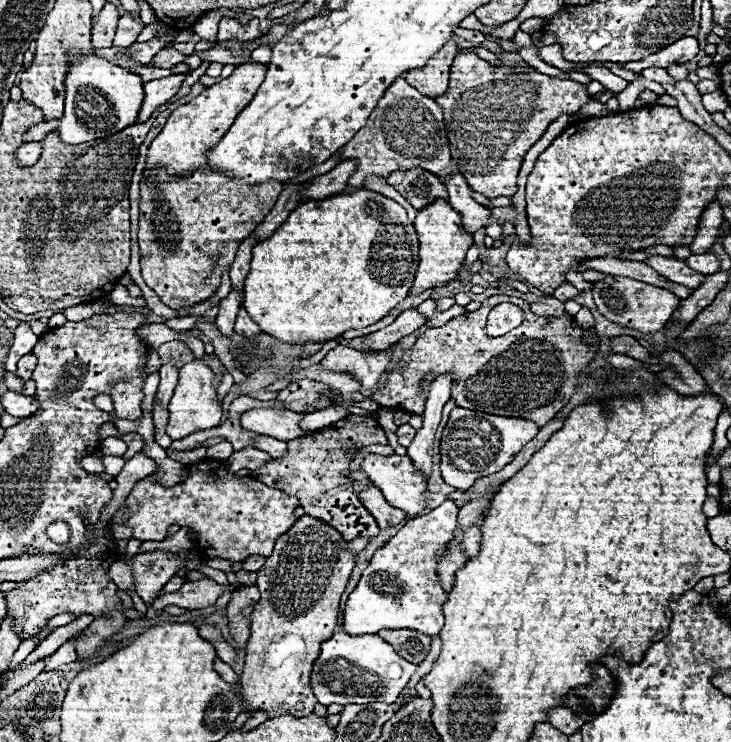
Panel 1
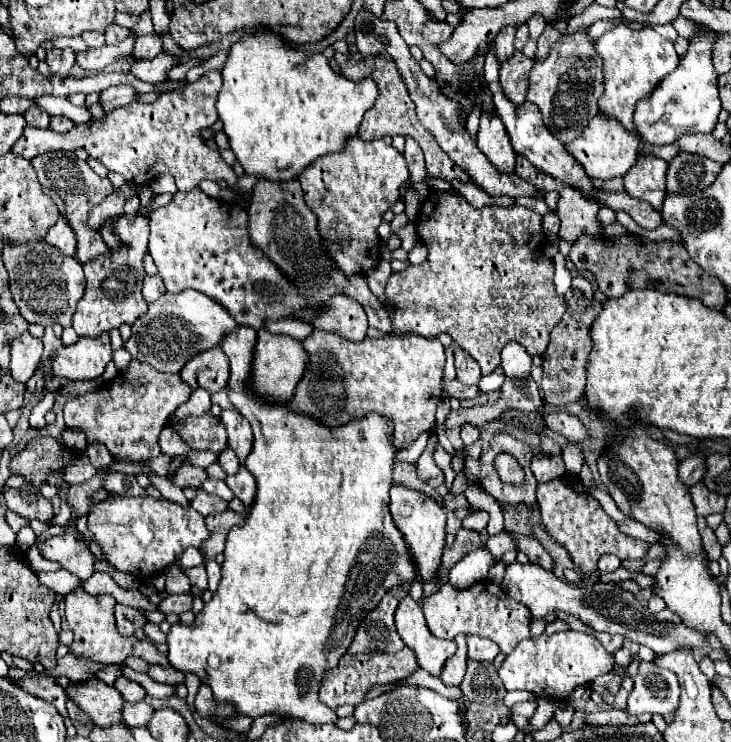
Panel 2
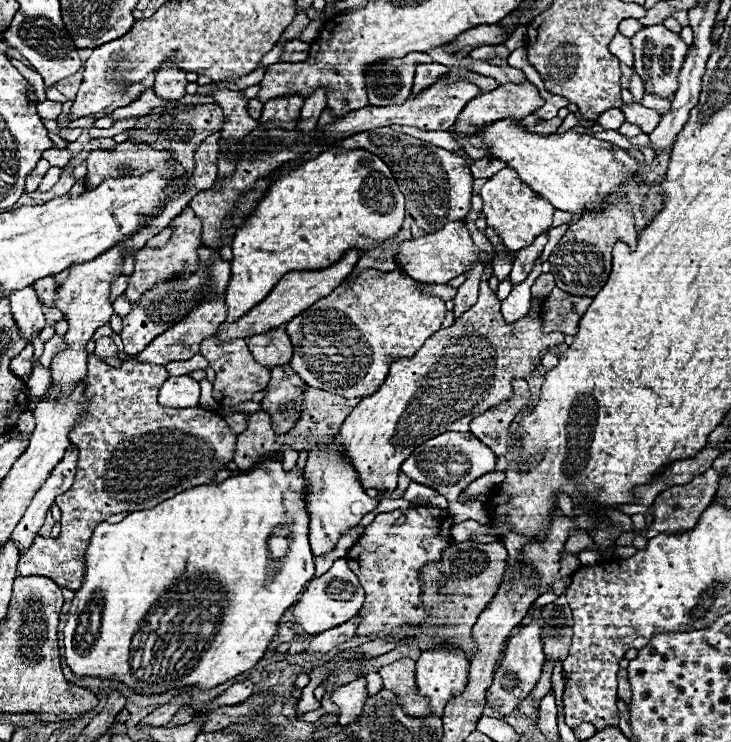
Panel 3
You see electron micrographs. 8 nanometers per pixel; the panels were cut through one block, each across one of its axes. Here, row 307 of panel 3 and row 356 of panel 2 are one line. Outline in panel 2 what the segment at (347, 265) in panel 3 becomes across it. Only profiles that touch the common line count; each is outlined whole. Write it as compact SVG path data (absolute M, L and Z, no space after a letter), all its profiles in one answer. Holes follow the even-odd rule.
M260 330L252 364L252 382L256 392L268 400L290 400L296 390L296 382L302 380L306 362L308 356L304 352L302 342L288 334L272 334L268 330Z

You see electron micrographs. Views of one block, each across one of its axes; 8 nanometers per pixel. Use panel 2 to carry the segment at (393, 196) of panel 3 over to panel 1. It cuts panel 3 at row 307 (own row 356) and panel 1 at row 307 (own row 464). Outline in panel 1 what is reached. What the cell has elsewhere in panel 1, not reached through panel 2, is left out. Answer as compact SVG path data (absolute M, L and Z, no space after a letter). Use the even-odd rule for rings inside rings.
M358 190L356 194L340 194L340 196L332 196L326 200L308 200L304 204L300 204L296 210L292 210L288 220L276 230L276 234L272 234L268 240L264 240L252 248L250 274L248 274L246 286L244 286L244 308L248 310L252 320L260 324L260 328L266 334L274 336L280 342L288 342L288 344L328 342L336 336L342 336L346 330L366 328L370 324L382 320L384 316L388 316L390 310L408 296L412 282L414 282L416 268L418 268L418 236L414 232L414 226L408 224L406 210L392 198L386 198L386 196L370 192L370 190Z

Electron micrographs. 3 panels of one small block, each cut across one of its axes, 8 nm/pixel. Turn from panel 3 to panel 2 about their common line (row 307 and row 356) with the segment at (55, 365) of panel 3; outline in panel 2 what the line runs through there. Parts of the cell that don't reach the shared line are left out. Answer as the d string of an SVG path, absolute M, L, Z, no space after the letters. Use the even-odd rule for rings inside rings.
M102 332L98 338L80 338L72 346L62 346L52 362L52 372L60 378L68 380L92 380L102 376L106 364L112 360L112 348L110 348L110 336L108 332Z

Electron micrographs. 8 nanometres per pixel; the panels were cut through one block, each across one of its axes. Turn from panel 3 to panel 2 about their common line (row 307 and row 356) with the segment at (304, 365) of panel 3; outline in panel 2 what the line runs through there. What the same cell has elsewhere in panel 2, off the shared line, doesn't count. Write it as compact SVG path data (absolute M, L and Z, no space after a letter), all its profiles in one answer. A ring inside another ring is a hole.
M314 330L314 334L302 344L310 362L290 400L294 412L310 414L328 426L340 426L368 412L378 412L394 422L396 448L402 448L404 440L416 440L424 430L434 426L446 362L444 346L438 338L388 334L388 338L364 338L354 344L342 336ZM322 336L328 338L322 340ZM322 392L336 402L322 402Z

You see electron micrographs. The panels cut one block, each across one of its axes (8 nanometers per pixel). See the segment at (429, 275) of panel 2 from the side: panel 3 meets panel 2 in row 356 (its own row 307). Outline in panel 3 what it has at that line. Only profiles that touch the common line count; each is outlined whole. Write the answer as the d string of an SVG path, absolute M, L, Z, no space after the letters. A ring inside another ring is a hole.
M480 282L480 296L476 306L462 314L462 318L454 320L452 326L442 328L432 338L428 338L428 342L414 354L414 358L392 362L386 382L380 386L378 392L368 398L362 398L362 402L350 412L350 416L340 428L340 434L336 436L336 442L340 444L342 454L356 470L358 480L364 488L396 490L400 466L416 450L416 446L448 430L468 430L468 422L472 418L508 400L512 396L510 382L514 378L528 378L530 372L540 364L538 360L542 352L552 350L560 342L564 342L564 334L544 334L542 320L532 318L532 312L524 320L506 324L500 316L500 300L488 288L488 282Z

